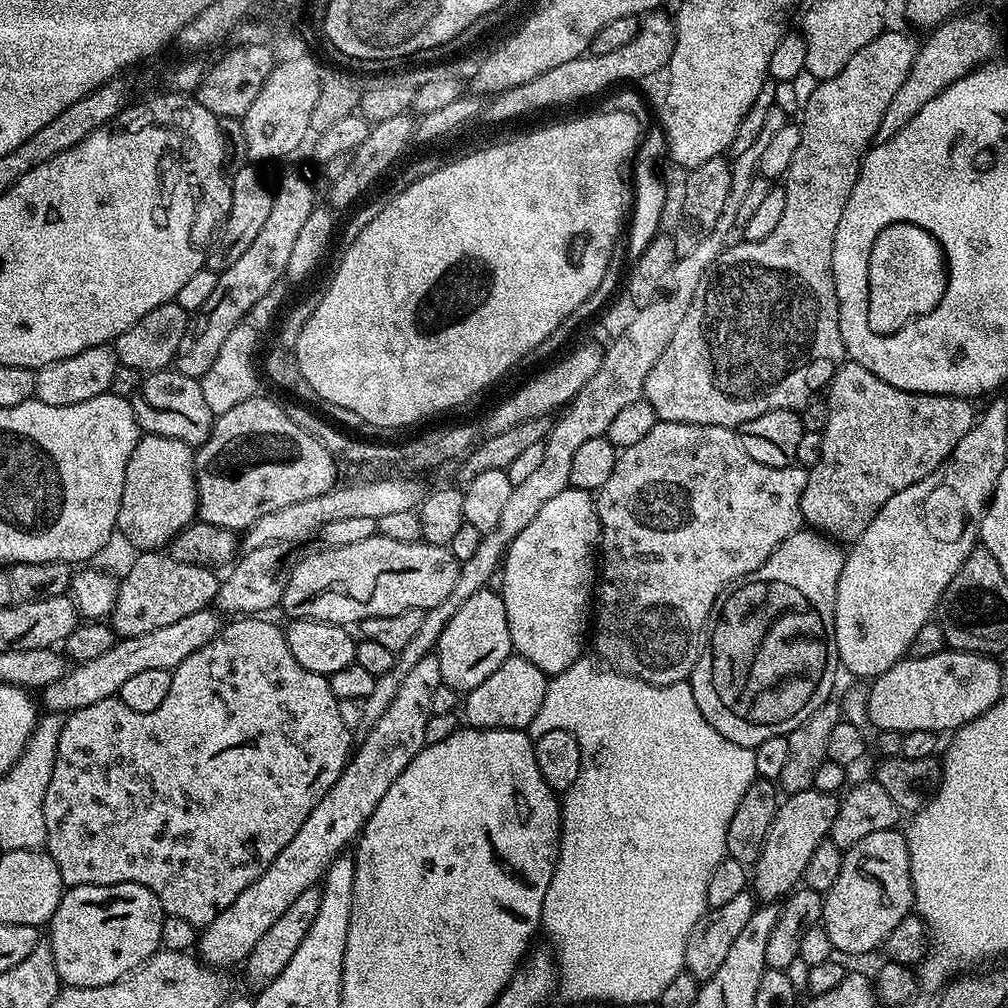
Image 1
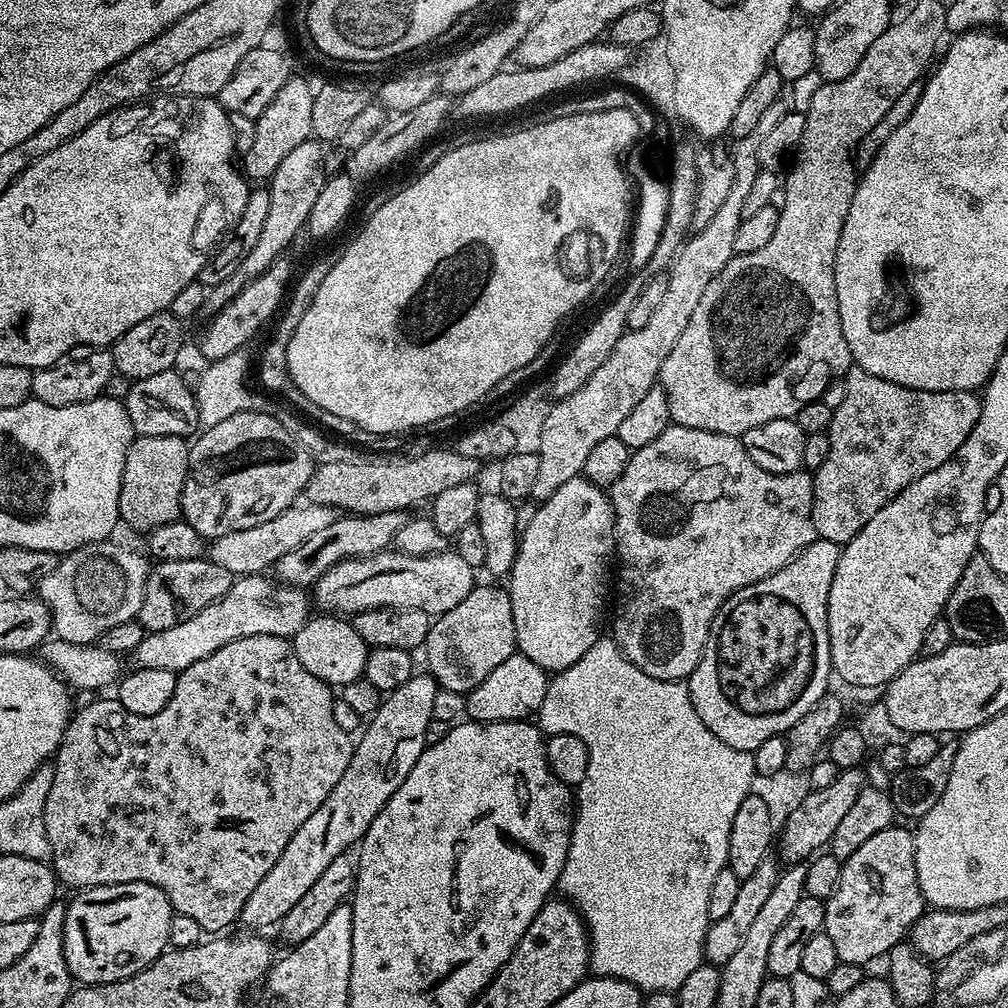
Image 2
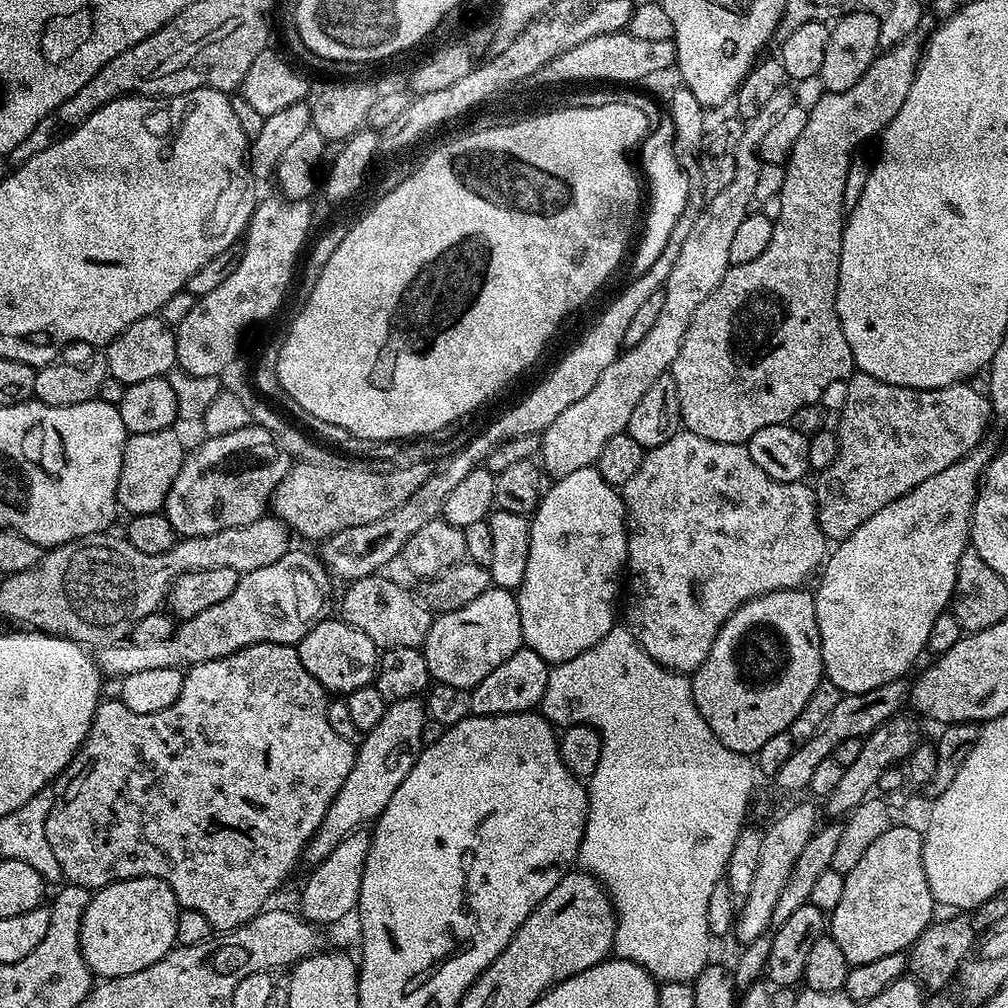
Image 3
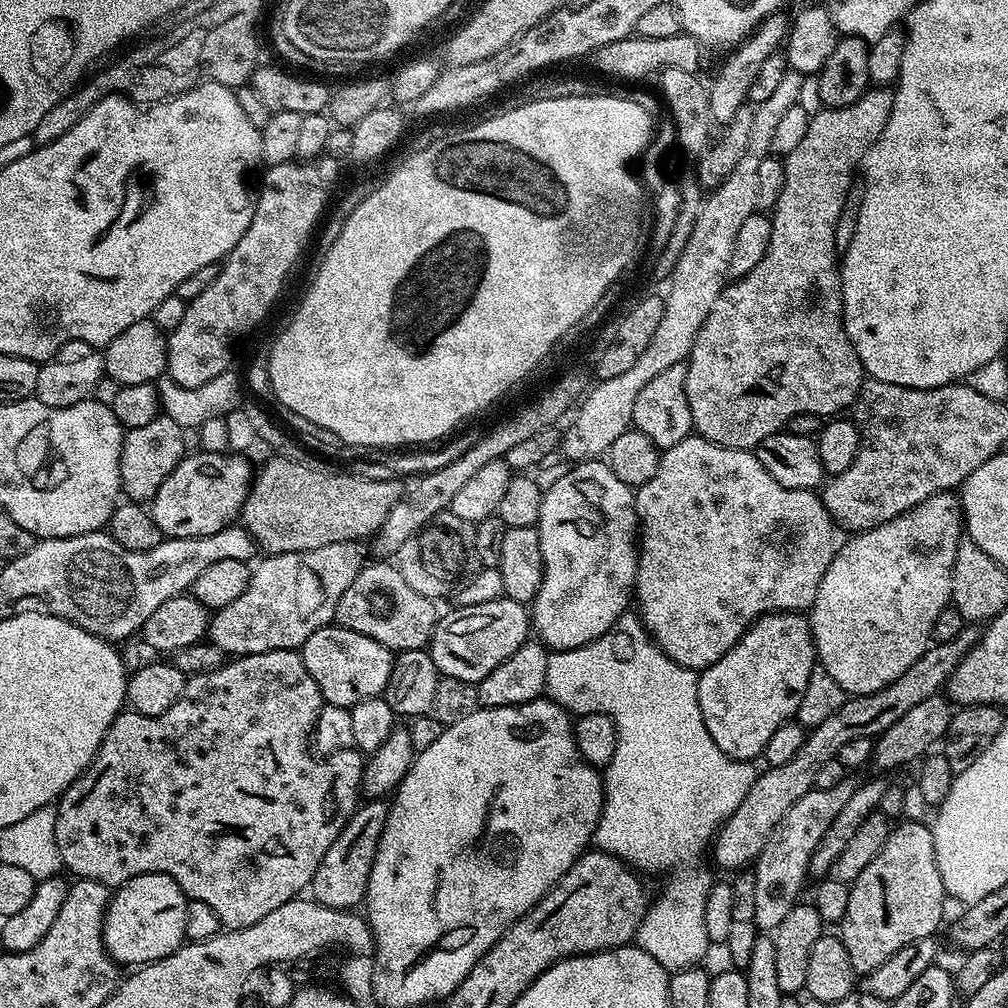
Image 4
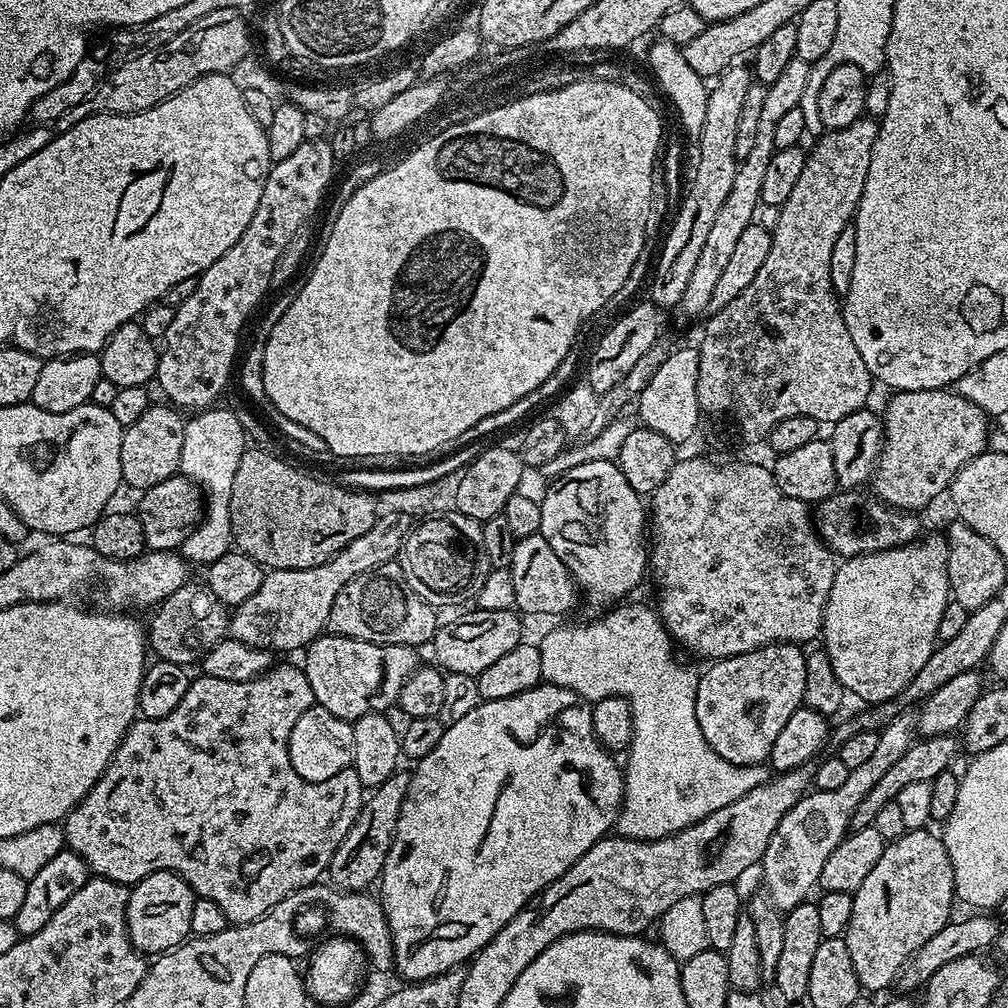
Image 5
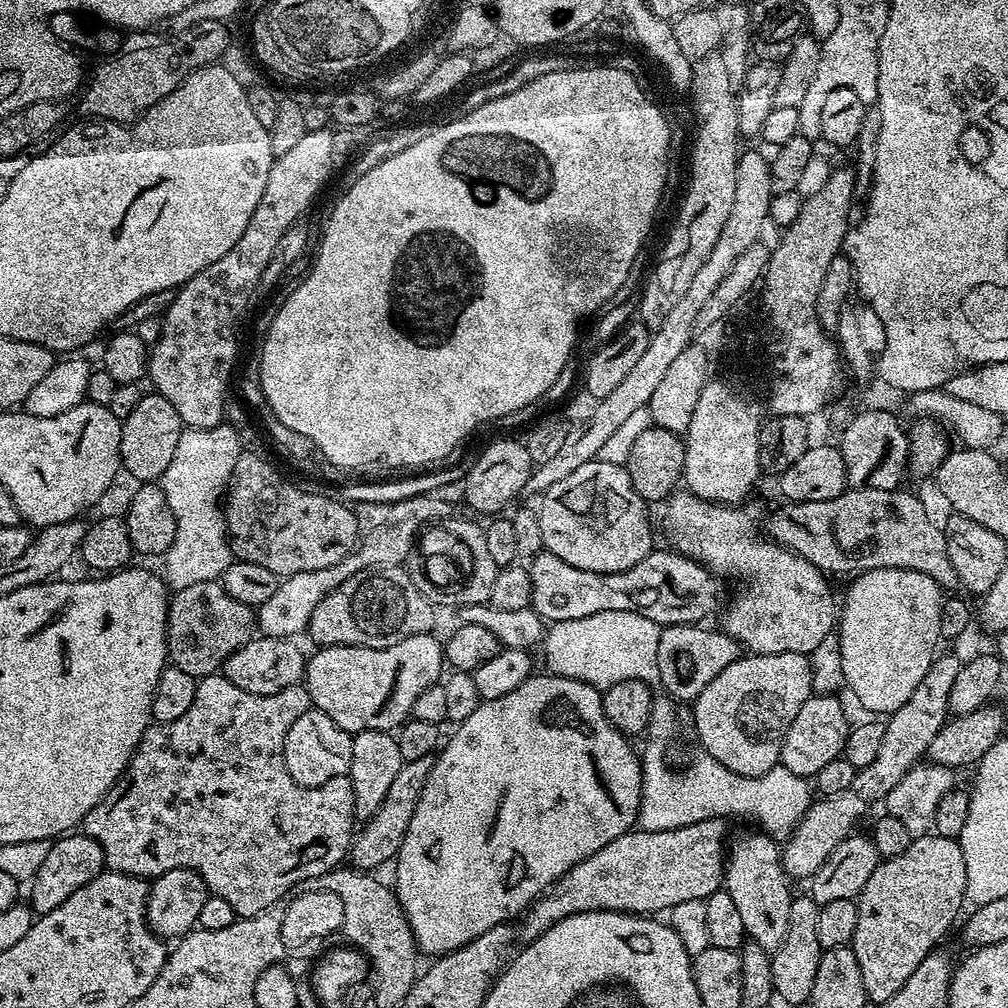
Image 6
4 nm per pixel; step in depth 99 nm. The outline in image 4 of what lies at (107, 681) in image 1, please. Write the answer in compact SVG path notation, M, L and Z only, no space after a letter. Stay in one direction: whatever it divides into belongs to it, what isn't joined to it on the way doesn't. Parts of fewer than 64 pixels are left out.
M347 540L334 542L330 546L322 546L318 550L309 552L265 555L264 561L252 568L252 577L246 590L242 590L242 594L238 594L238 598L234 598L230 606L222 606L211 613L208 621L207 643L222 650L228 658L262 654L270 650L299 649L306 642L306 638L314 634L314 630L327 628L335 621L338 598L346 594L346 586L354 582L354 578L366 563L364 546L363 543L355 540Z

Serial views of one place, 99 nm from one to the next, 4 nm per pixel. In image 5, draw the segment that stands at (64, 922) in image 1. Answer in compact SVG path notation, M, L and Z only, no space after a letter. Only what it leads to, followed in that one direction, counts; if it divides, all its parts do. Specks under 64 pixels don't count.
M152 872L131 885L126 910L130 942L145 954L171 952L183 944L190 936L190 910L194 910L196 897L192 887L177 872Z

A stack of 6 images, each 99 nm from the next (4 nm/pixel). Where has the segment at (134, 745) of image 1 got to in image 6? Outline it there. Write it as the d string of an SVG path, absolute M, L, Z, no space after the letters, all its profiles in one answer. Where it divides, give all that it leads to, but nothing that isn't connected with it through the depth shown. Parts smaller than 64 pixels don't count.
M222 674L199 677L194 690L194 702L190 702L190 710L186 710L186 714L182 714L182 718L174 722L153 723L148 727L138 742L135 754L130 758L128 769L117 778L114 786L108 789L108 793L98 802L98 806L94 806L90 814L86 814L82 825L83 835L94 838L94 842L102 846L107 871L124 872L128 876L141 878L155 878L175 868L189 868L199 874L202 882L206 882L211 895L230 902L230 906L234 906L236 915L240 918L257 916L268 908L277 907L289 895L288 888L294 887L295 884L303 885L310 878L318 878L333 871L339 865L336 863L343 856L345 859L349 855L354 829L358 824L351 779L348 776L339 776L317 788L303 788L294 782L294 778L290 778L284 765L286 734L290 726L294 726L294 722L298 722L298 718L302 718L302 714L306 714L311 707L312 699L303 683L290 686L278 694L259 696L246 694L246 690L238 690L238 686L234 686Z

